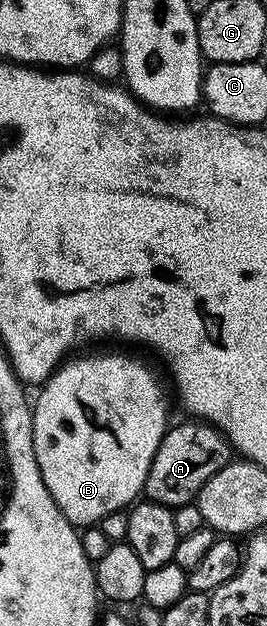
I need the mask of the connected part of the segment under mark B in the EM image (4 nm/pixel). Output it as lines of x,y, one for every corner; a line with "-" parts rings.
85,354
62,362
40,390
41,395
31,406
33,451
43,484
47,484
47,492
51,492
51,500
55,500
63,516
72,526
93,528
103,516
136,503
144,491
152,458
171,422
169,398
160,376
129,354

